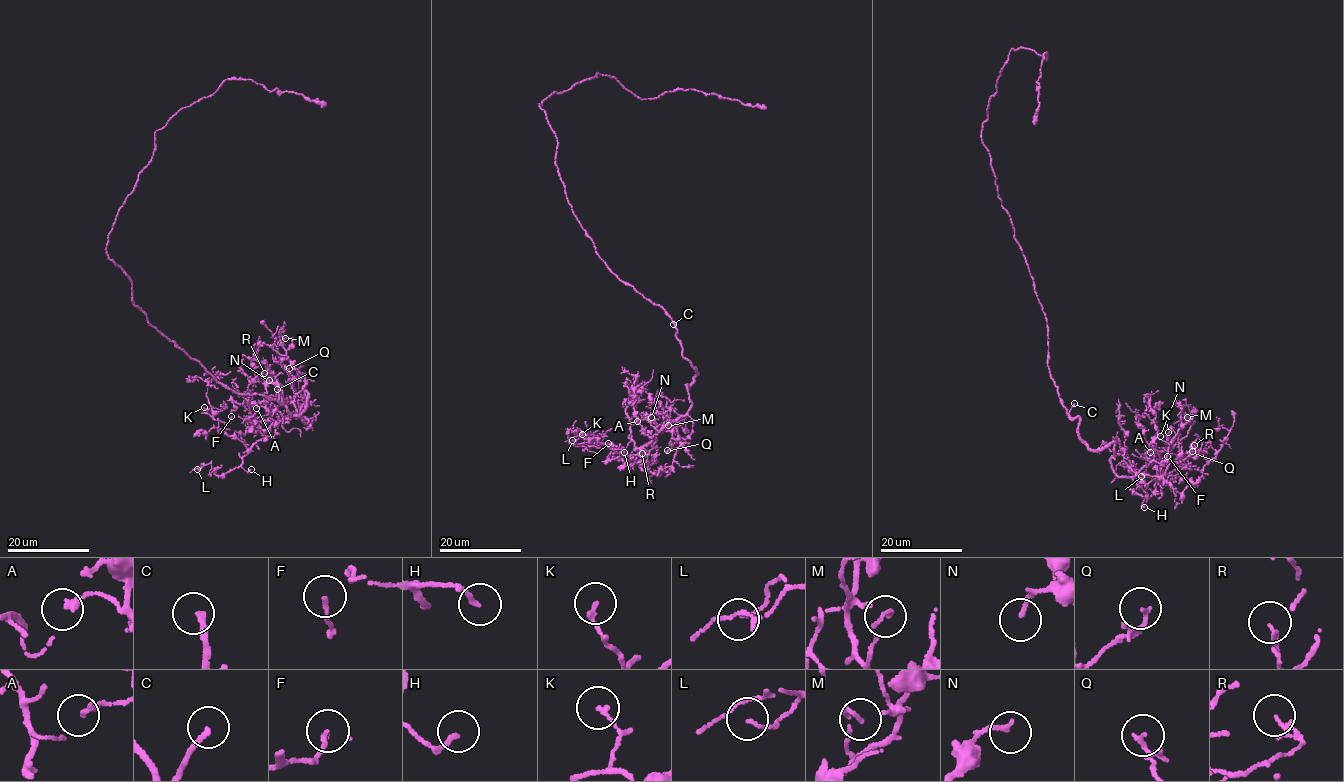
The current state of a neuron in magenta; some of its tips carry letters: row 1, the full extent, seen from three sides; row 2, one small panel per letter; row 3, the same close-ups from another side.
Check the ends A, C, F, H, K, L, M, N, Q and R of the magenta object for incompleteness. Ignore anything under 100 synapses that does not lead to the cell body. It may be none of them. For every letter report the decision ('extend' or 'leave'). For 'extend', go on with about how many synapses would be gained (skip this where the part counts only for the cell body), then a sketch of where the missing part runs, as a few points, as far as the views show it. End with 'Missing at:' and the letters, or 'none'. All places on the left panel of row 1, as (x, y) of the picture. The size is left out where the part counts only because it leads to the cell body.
A: leave
C: extend; missing branch runs (277, 389), (277, 380), (268, 376), (256, 393), (269, 432), (271, 456), (271, 464), (262, 474)
F: leave
H: leave
K: leave
L: leave
M: leave
N: leave
Q: leave
R: leave
Missing at: C

